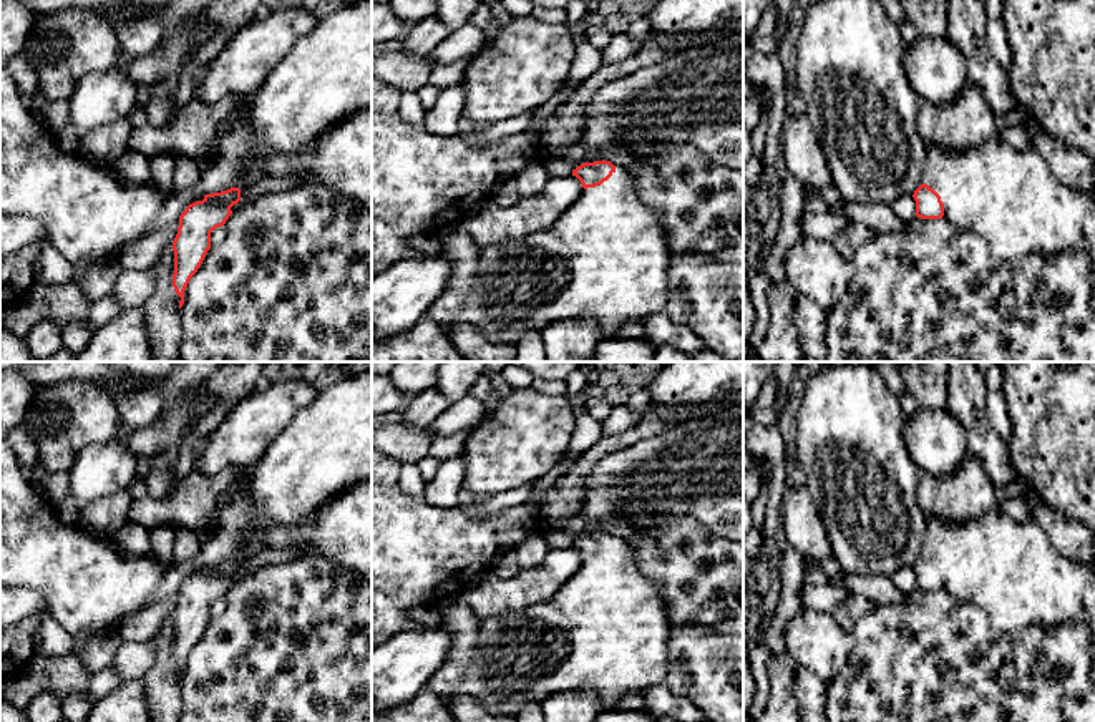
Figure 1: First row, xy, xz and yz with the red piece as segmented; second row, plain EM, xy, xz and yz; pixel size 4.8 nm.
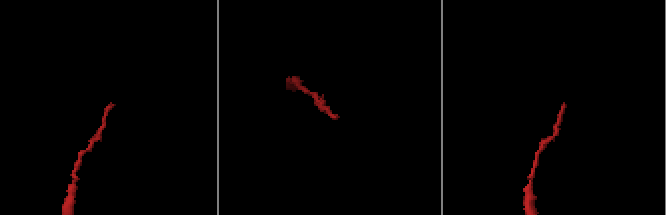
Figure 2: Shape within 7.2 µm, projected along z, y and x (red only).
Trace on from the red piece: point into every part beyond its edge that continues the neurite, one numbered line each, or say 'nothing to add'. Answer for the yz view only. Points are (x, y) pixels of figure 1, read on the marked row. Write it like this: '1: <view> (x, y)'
1: yz (1011, 198)

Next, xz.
1: xz (608, 258)

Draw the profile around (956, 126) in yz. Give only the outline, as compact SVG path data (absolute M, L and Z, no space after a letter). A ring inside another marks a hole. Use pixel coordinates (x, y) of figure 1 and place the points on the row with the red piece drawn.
M969 83L956 103L934 106L921 101L917 113L917 131L924 146L936 144L944 151L964 151L989 143L999 136L995 115L979 86Z

